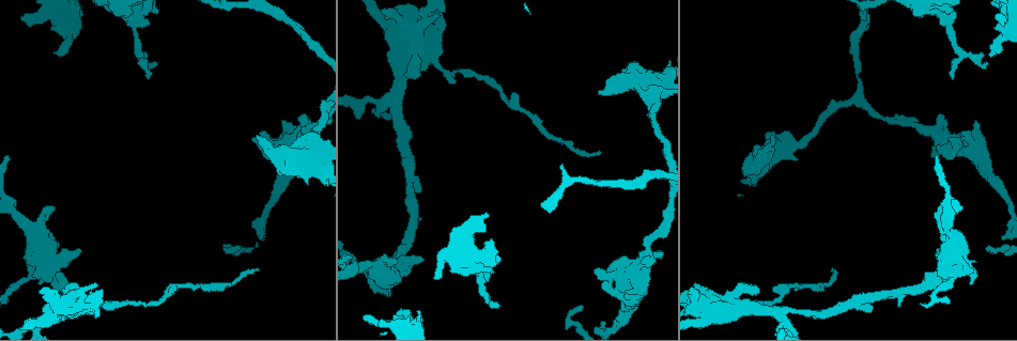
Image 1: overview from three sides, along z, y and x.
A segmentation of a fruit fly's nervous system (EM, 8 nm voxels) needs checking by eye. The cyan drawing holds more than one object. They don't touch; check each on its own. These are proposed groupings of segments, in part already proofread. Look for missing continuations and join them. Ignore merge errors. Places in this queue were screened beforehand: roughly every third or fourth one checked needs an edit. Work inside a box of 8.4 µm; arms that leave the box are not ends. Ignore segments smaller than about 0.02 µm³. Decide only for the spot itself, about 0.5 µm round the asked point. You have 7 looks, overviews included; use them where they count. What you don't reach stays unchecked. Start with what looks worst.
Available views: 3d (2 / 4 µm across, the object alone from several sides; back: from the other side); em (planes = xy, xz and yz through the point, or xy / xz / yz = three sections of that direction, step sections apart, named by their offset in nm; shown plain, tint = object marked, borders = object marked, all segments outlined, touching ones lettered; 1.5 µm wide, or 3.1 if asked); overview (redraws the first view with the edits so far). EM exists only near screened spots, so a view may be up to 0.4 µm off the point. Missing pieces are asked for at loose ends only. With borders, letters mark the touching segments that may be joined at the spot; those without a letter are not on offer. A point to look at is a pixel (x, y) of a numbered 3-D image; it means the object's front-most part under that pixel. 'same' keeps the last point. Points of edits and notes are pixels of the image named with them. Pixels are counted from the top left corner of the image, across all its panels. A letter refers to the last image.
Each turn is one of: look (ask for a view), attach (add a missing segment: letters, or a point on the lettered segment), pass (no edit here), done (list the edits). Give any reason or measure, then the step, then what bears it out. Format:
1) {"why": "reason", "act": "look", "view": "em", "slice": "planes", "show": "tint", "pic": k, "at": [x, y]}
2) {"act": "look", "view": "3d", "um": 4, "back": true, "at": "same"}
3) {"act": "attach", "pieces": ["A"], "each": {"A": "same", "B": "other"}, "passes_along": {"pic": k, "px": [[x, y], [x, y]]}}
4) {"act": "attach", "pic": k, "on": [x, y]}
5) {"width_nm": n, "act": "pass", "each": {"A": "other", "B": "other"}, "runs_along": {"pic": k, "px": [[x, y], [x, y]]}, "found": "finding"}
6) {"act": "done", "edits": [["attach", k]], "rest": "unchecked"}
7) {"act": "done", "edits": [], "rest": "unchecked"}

{"why": "free end", "act": "look", "view": "em", "slice": "planes", "show": "plain", "pic": 1, "at": [251, 138]}

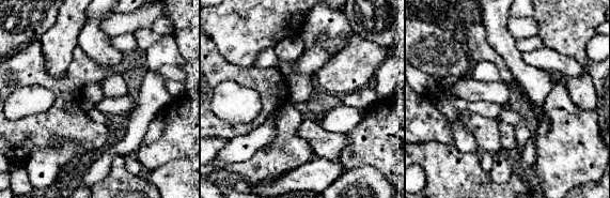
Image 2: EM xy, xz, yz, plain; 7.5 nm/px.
{"act": "look", "view": "em", "slice": "planes", "show": "borders", "at": "same"}

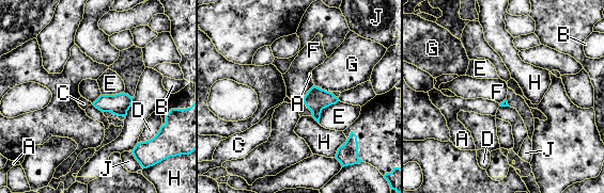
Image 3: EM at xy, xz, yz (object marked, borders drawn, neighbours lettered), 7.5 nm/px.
{"act": "pass", "each": {"A": "other", "B": "other", "C": "other", "D": "other", "E": "other", "F": "other", "G": "other", "H": "other", "J": "other"}, "border": {"pic": 3, "px": [[313, 84], [302, 99]]}, "found": "no lettered segment goes on from it"}

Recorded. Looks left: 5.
{"why": "branch stops here", "act": "look", "view": "em", "slice": "planes", "show": "plain", "pic": 1, "at": [660, 257]}

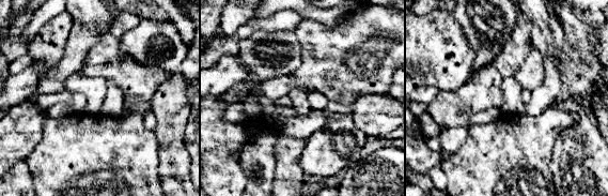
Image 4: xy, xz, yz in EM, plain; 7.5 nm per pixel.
{"act": "look", "view": "em", "slice": "planes", "show": "borders", "at": "same"}

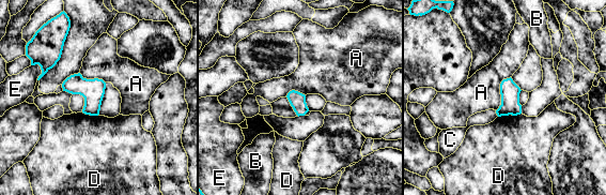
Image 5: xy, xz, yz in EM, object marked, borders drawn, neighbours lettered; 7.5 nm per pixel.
{"act": "pass", "each": {"A": "other", "B": "other", "C": "other", "D": "other", "E": "other"}, "border": {"pic": 5, "px": [[521, 113], [498, 117]]}, "found": "no lettered segment goes on from it"}

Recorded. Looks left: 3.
{"why": "tapers out", "act": "look", "view": "em", "slice": "planes", "show": "tint", "pic": 1, "at": [834, 270]}

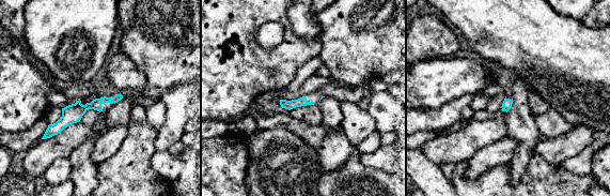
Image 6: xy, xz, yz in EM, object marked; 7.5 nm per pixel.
{"act": "look", "view": "em", "slice": "planes", "show": "borders", "at": "same"}

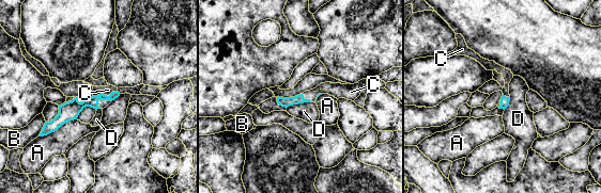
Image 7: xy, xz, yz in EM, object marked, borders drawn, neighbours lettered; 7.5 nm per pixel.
{"width_nm": 70, "act": "attach", "pieces": ["C"], "each": {"A": "other", "B": "other", "C": "same", "D": "other"}, "passes_along": {"pic": 7, "px": [[74, 107], [105, 95], [108, 90]]}, "found": "the neuron continues"}

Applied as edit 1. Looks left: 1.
{"act": "done", "edits": [["attach", 7]], "rest": "unchecked"}

